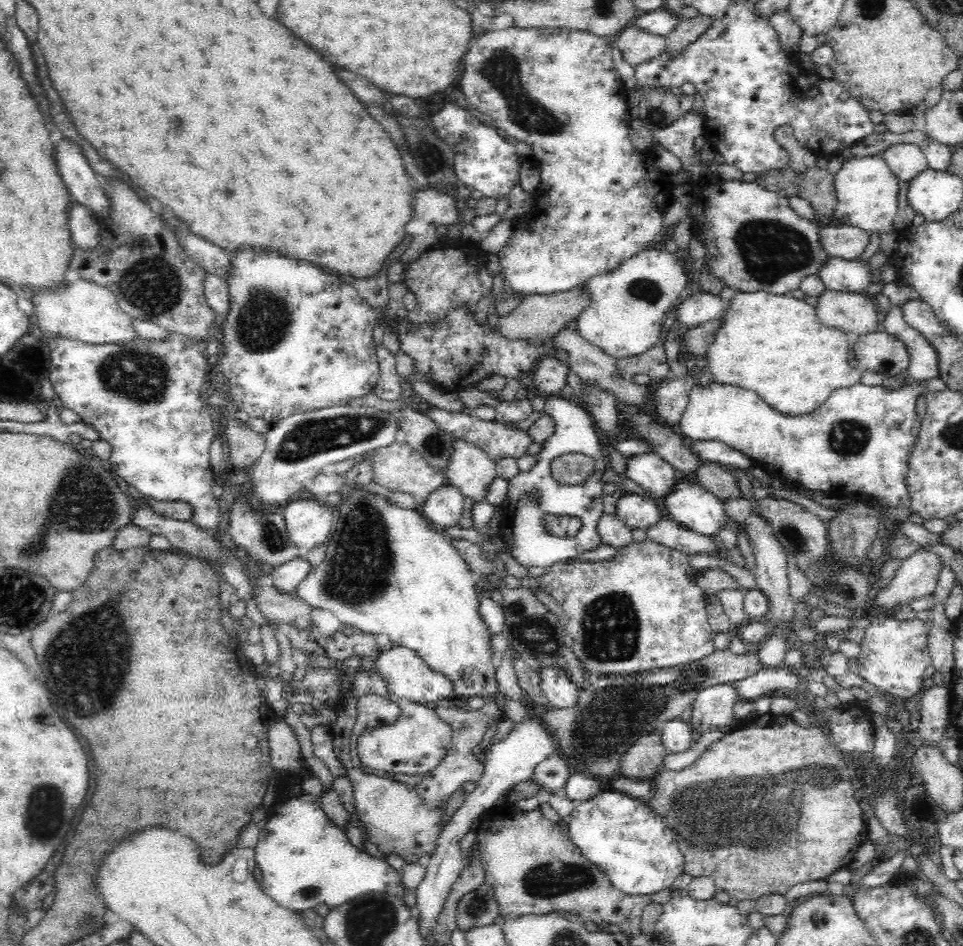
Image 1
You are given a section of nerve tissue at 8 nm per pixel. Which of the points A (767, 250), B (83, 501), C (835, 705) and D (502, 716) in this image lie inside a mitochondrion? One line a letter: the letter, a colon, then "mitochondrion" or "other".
A: mitochondrion
B: mitochondrion
C: other
D: other

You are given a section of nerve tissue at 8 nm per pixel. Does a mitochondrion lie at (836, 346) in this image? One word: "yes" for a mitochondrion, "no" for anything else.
no

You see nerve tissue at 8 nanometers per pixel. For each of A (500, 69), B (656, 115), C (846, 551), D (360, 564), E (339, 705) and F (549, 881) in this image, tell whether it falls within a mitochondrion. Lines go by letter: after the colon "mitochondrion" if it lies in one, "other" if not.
A: mitochondrion
B: mitochondrion
C: mitochondrion
D: mitochondrion
E: other
F: mitochondrion

